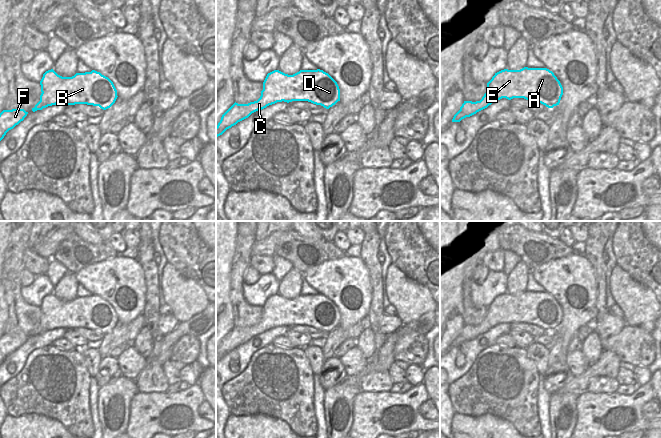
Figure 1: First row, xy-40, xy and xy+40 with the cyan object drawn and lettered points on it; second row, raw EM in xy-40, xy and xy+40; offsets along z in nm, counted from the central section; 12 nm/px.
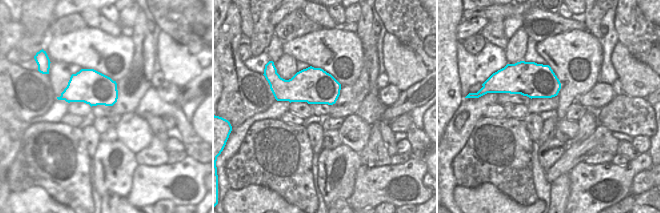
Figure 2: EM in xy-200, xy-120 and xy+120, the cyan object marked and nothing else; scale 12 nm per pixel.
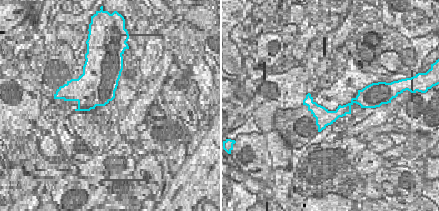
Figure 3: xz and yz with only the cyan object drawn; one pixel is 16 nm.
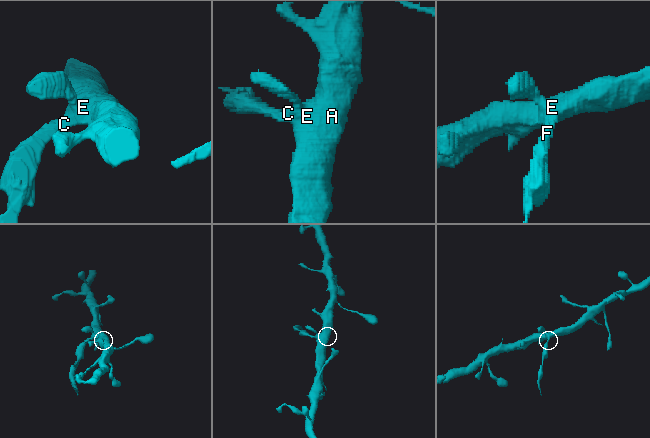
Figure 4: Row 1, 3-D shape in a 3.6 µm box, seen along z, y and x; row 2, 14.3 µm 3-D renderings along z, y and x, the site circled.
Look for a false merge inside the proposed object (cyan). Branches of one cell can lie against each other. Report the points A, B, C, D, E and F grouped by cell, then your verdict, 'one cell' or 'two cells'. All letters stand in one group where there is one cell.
groups A B D E / C F; two cells

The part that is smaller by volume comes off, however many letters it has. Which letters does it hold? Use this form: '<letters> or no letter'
C, F

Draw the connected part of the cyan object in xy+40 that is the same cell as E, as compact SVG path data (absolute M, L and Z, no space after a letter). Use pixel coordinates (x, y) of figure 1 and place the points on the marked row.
M524 67L520 70L501 70L495 73L492 79L487 83L487 90L492 95L496 94L499 96L495 102L502 98L508 100L524 98L526 100L537 101L548 108L559 105L563 95L563 87L560 81L554 73L547 68Z

